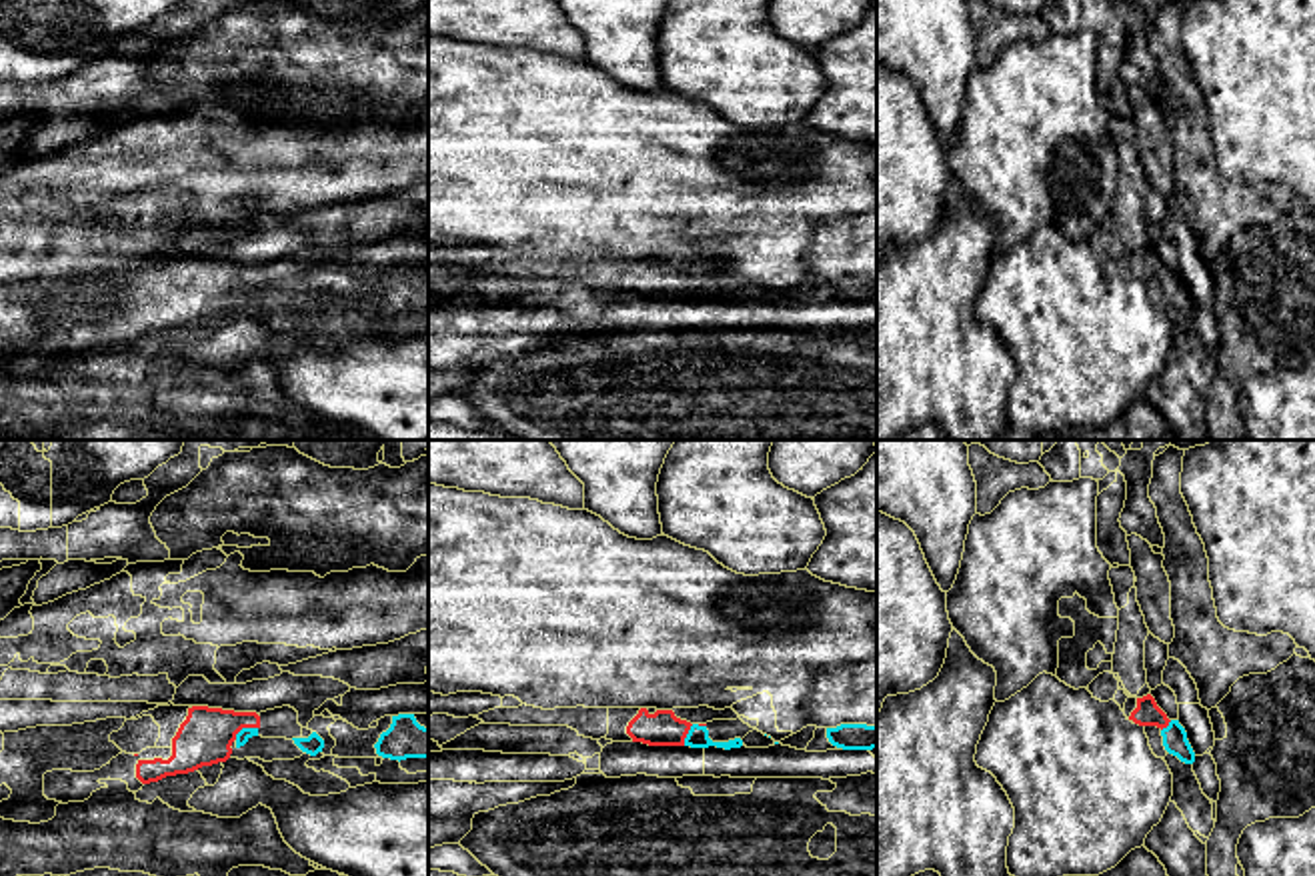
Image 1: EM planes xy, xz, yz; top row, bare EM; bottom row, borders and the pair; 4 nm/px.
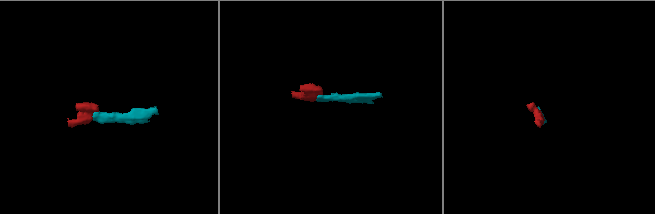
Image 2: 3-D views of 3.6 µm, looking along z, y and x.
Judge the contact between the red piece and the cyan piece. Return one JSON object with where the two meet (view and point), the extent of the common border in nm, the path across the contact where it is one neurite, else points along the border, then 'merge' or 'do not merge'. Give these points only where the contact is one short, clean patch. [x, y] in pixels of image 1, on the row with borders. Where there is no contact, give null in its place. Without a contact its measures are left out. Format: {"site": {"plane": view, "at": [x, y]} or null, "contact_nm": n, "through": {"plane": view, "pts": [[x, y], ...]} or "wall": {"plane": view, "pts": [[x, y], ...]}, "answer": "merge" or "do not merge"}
{"site": {"plane": "xy", "at": [245, 726]}, "contact_nm": 110, "through": {"plane": "xy", "pts": [[205, 738], [215, 728], [245, 726], [243, 736]]}, "answer": "merge"}

